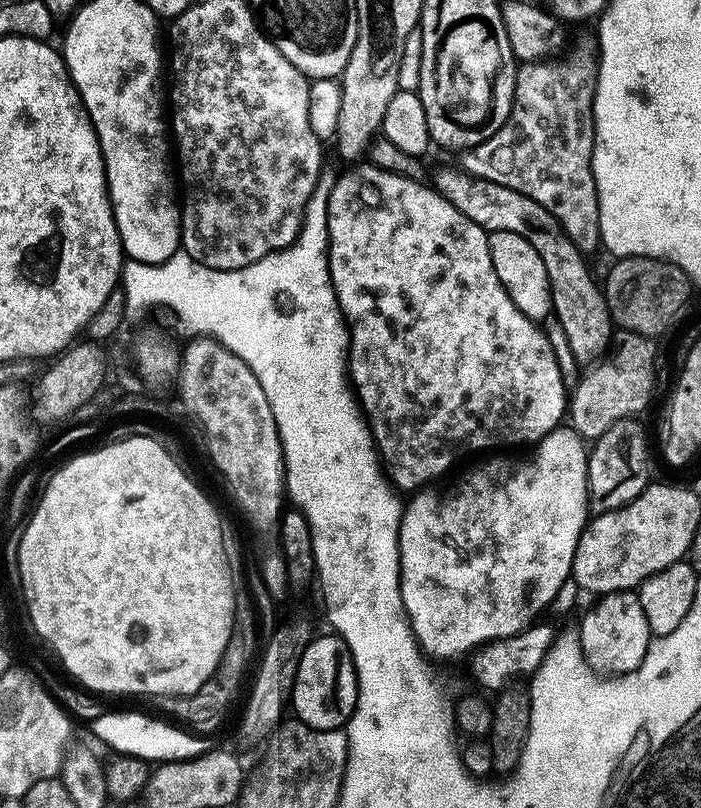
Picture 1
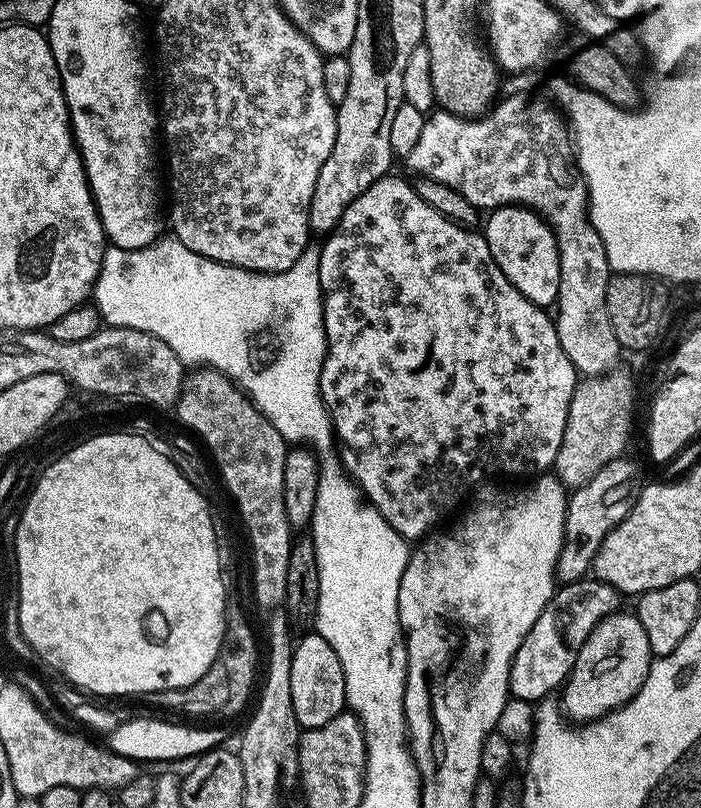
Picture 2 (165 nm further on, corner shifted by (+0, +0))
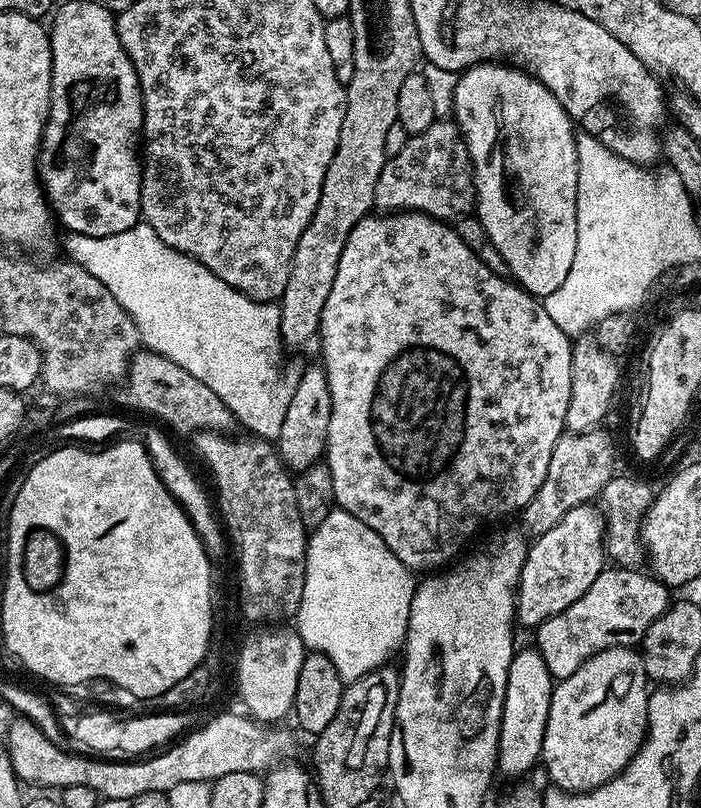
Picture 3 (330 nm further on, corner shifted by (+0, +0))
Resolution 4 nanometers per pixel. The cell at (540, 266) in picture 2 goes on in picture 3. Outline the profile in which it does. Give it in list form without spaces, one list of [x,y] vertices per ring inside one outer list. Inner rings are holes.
[[[481,62],[459,73],[452,111],[472,160],[472,179],[476,181],[474,212],[486,226],[490,242],[498,246],[511,279],[525,292],[537,298],[554,294],[566,282],[574,250],[578,250],[578,152],[572,120],[541,80],[504,62]]]

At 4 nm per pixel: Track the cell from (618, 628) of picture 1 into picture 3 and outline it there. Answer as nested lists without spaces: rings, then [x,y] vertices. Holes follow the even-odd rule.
[[[635,647],[611,648],[594,654],[570,678],[553,687],[546,734],[542,742],[542,768],[548,771],[561,792],[591,792],[609,784],[640,752],[648,734],[648,698],[650,681],[644,669],[643,655]]]

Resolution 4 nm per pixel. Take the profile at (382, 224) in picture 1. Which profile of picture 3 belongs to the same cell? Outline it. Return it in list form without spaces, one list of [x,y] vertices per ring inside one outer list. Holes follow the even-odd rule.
[[[407,210],[364,216],[358,226],[350,230],[346,246],[342,246],[338,274],[334,274],[334,286],[322,310],[319,340],[324,351],[322,365],[332,399],[326,463],[334,478],[336,503],[377,532],[382,542],[386,542],[386,546],[390,546],[393,554],[403,562],[405,569],[436,570],[443,565],[440,563],[444,559],[455,561],[460,547],[479,524],[508,516],[511,512],[519,513],[534,498],[534,494],[538,494],[538,486],[542,486],[546,469],[550,466],[550,454],[554,454],[554,442],[558,442],[558,438],[566,432],[564,423],[566,406],[570,406],[572,340],[558,330],[554,318],[546,314],[543,303],[537,297],[525,292],[511,279],[494,274],[490,266],[483,264],[474,250],[458,238],[455,227],[422,212]]]

